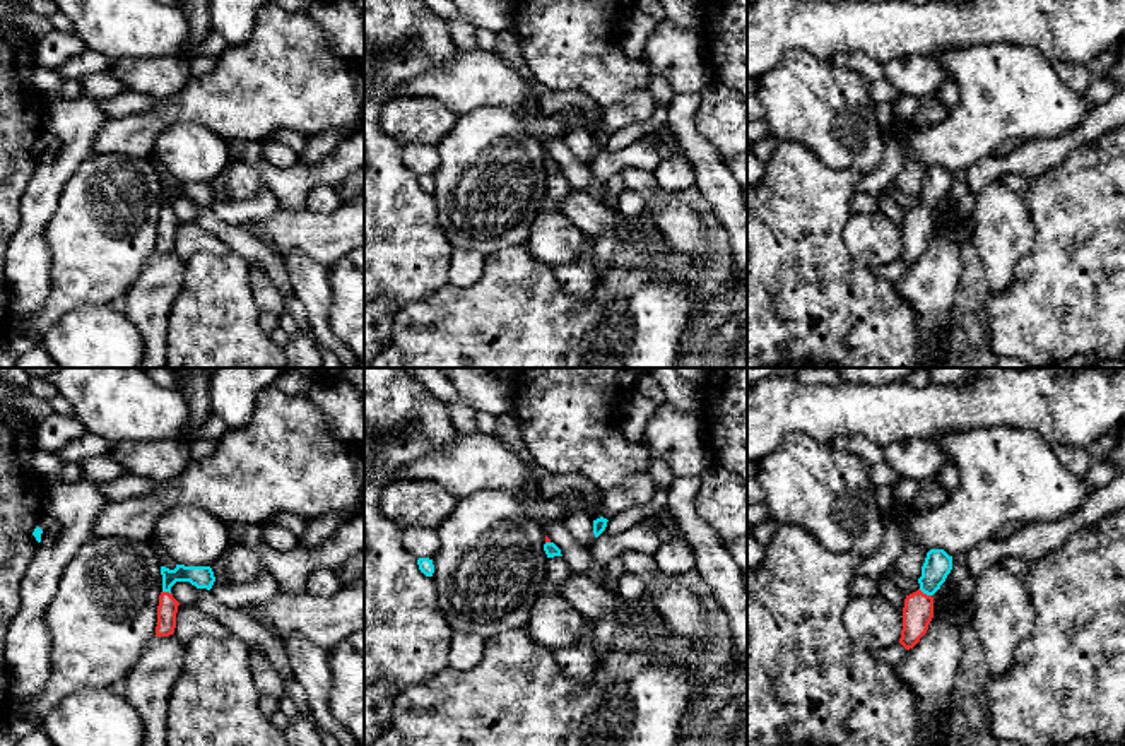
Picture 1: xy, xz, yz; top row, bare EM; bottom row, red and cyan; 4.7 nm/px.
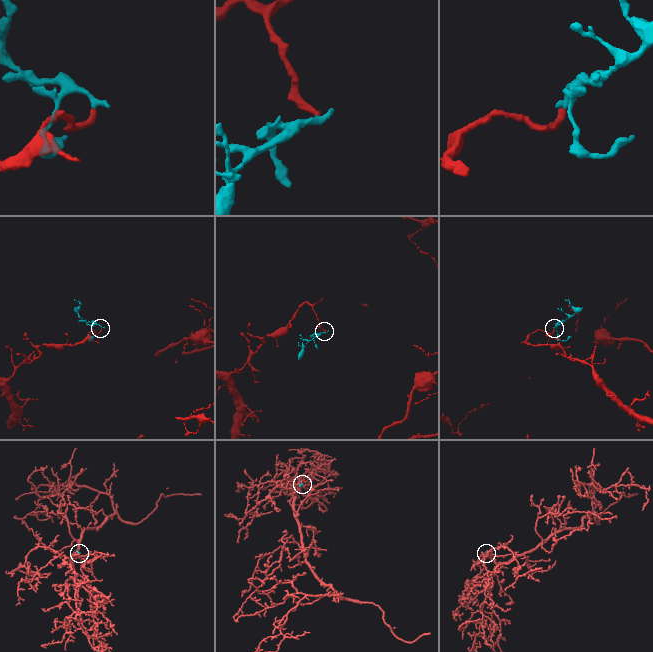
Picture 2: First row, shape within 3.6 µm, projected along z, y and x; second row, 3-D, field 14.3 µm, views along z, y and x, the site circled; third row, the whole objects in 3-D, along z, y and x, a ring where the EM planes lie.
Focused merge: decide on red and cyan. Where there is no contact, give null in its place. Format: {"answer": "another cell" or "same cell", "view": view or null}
{"answer": "same cell", "view": "yz"}

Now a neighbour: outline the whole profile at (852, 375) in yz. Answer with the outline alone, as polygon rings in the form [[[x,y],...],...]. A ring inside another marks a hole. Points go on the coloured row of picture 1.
[[[834,368],[851,385],[879,385],[884,380],[906,380],[918,368]]]

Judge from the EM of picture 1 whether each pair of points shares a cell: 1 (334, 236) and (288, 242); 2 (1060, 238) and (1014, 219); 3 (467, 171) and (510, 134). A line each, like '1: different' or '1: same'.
1: same
2: different
3: same

